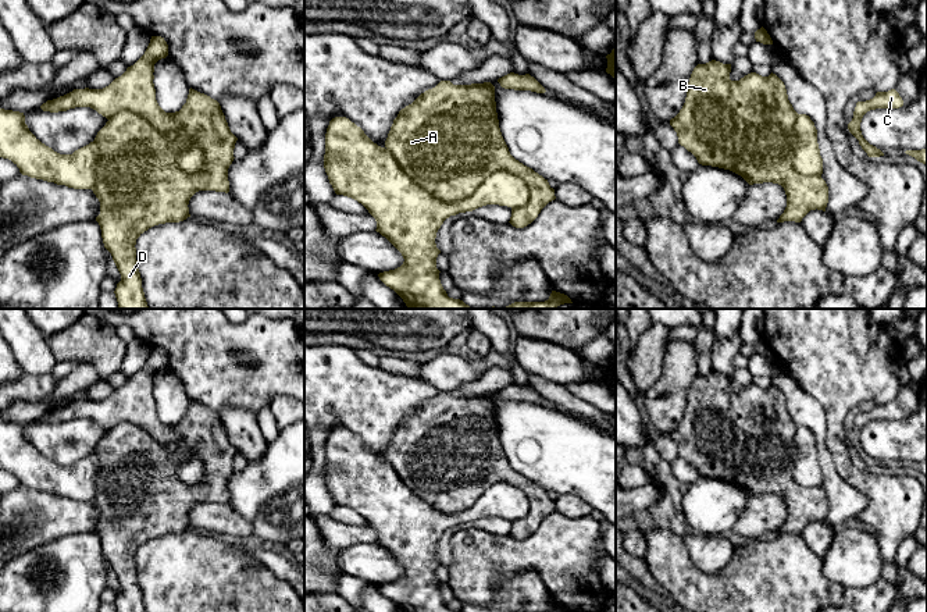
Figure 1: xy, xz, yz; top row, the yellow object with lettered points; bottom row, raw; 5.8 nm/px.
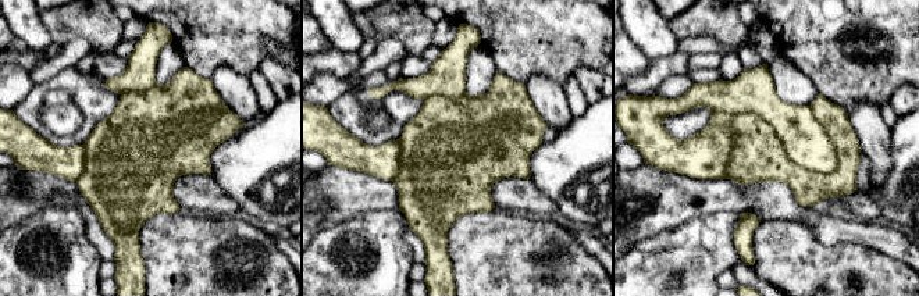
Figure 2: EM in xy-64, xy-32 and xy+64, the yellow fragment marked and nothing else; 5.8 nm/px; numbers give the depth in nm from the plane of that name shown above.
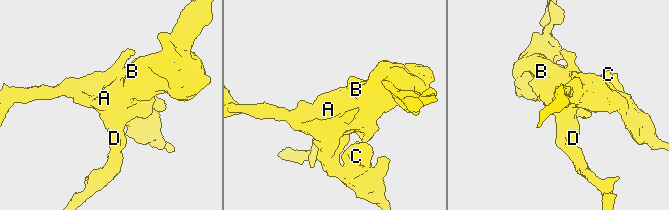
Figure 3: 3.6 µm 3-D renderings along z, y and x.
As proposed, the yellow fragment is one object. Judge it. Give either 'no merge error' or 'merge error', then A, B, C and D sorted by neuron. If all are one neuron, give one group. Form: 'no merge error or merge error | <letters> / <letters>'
merge error | A B D / C

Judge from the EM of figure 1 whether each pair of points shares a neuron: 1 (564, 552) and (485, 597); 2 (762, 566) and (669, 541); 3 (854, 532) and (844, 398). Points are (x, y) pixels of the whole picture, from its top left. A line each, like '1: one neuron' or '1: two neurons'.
1: one neuron
2: one neuron
3: two neurons

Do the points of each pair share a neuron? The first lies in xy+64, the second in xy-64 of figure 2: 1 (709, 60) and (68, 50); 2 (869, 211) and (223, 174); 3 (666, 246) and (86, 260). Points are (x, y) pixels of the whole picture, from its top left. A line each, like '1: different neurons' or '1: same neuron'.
1: same neuron
2: different neurons
3: same neuron

